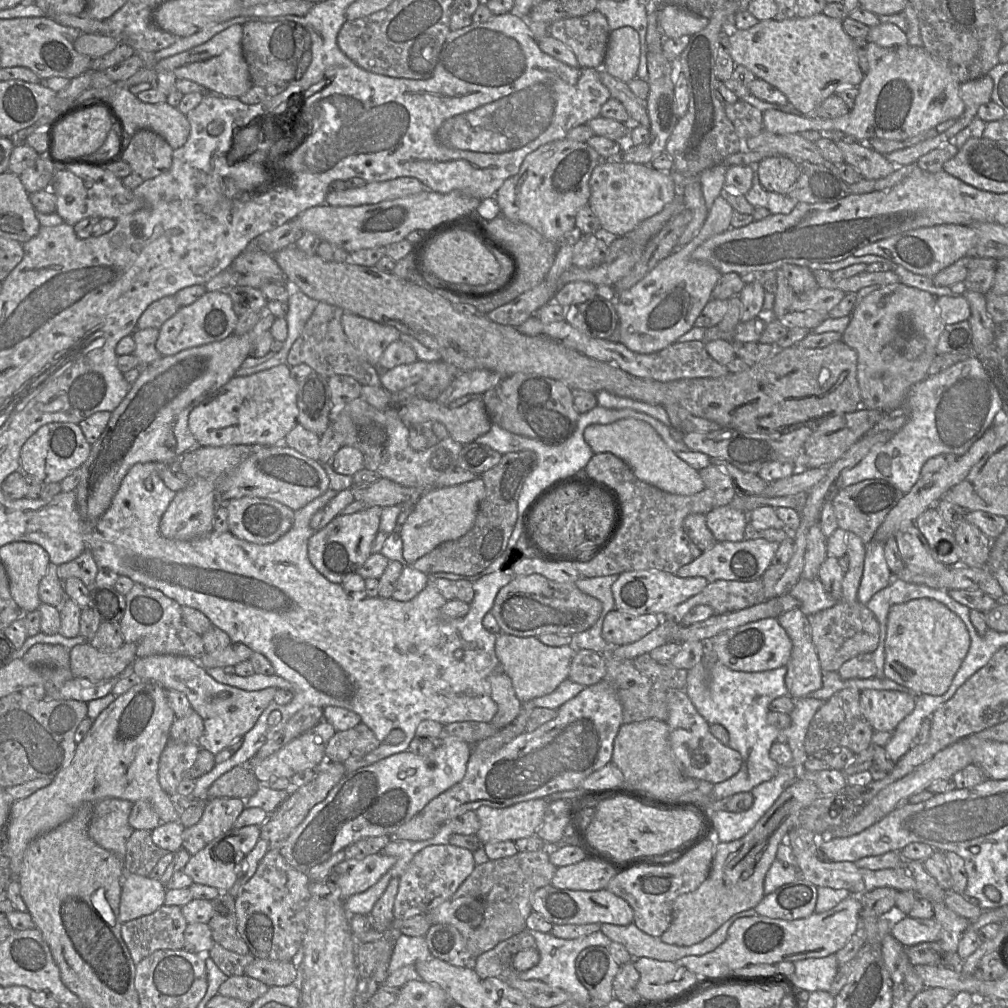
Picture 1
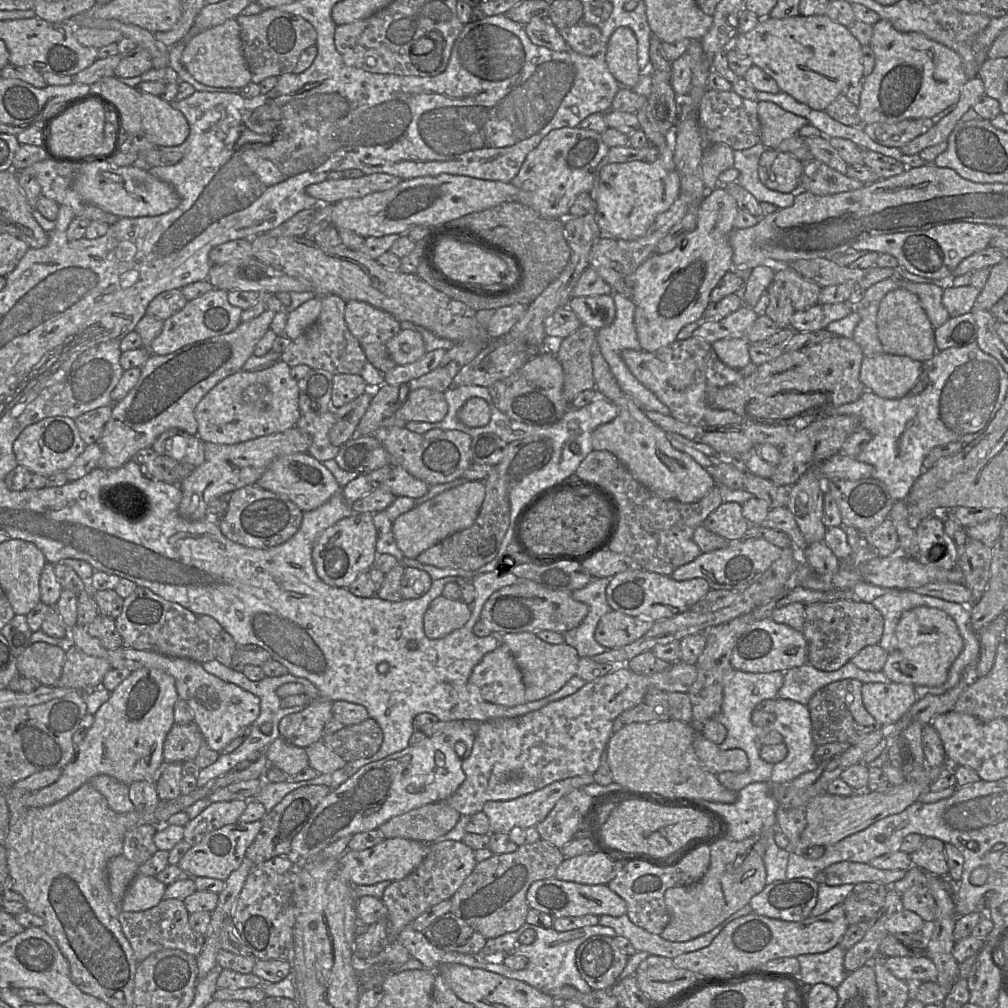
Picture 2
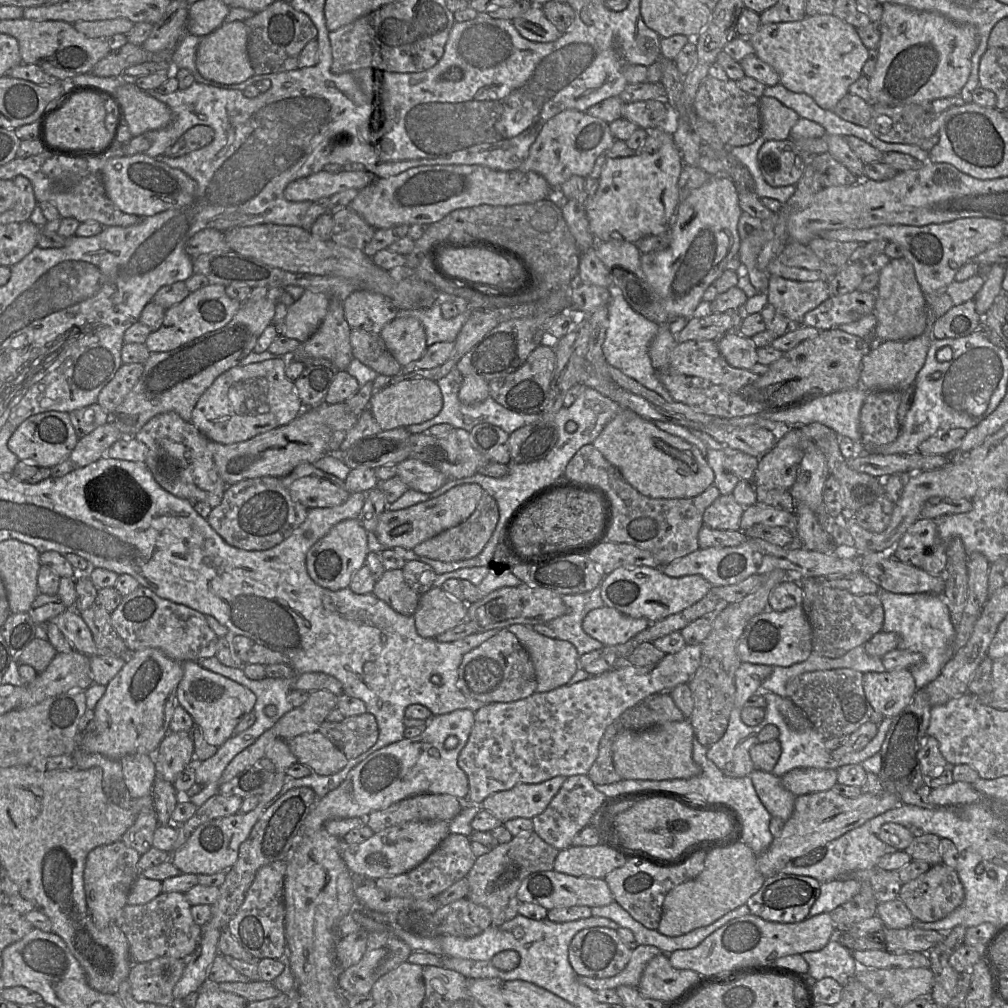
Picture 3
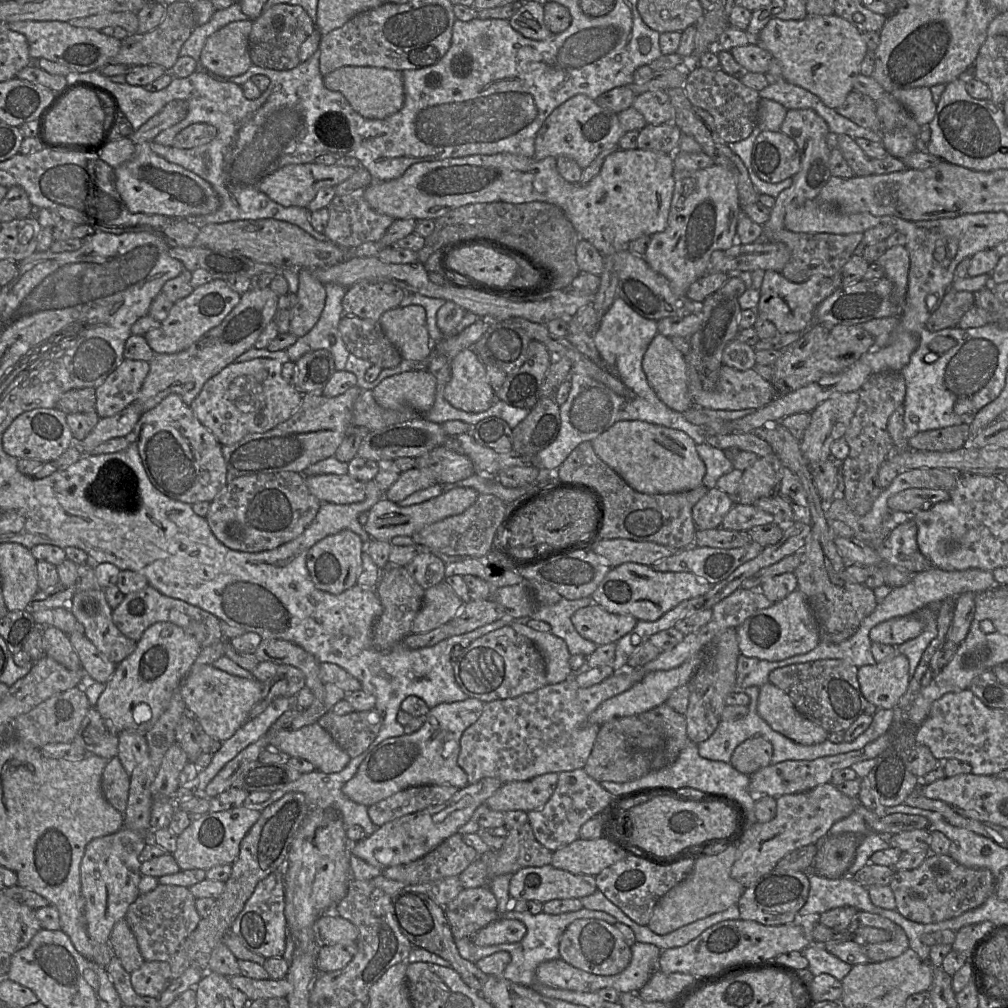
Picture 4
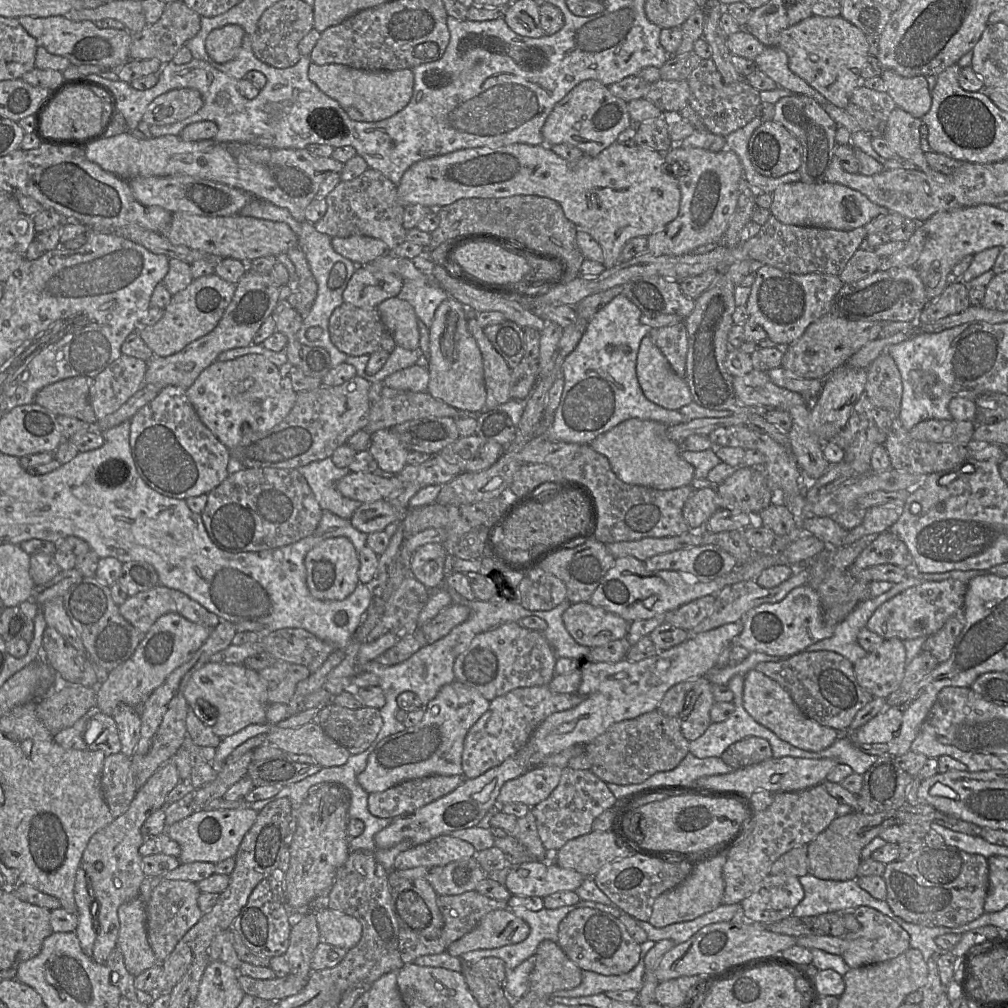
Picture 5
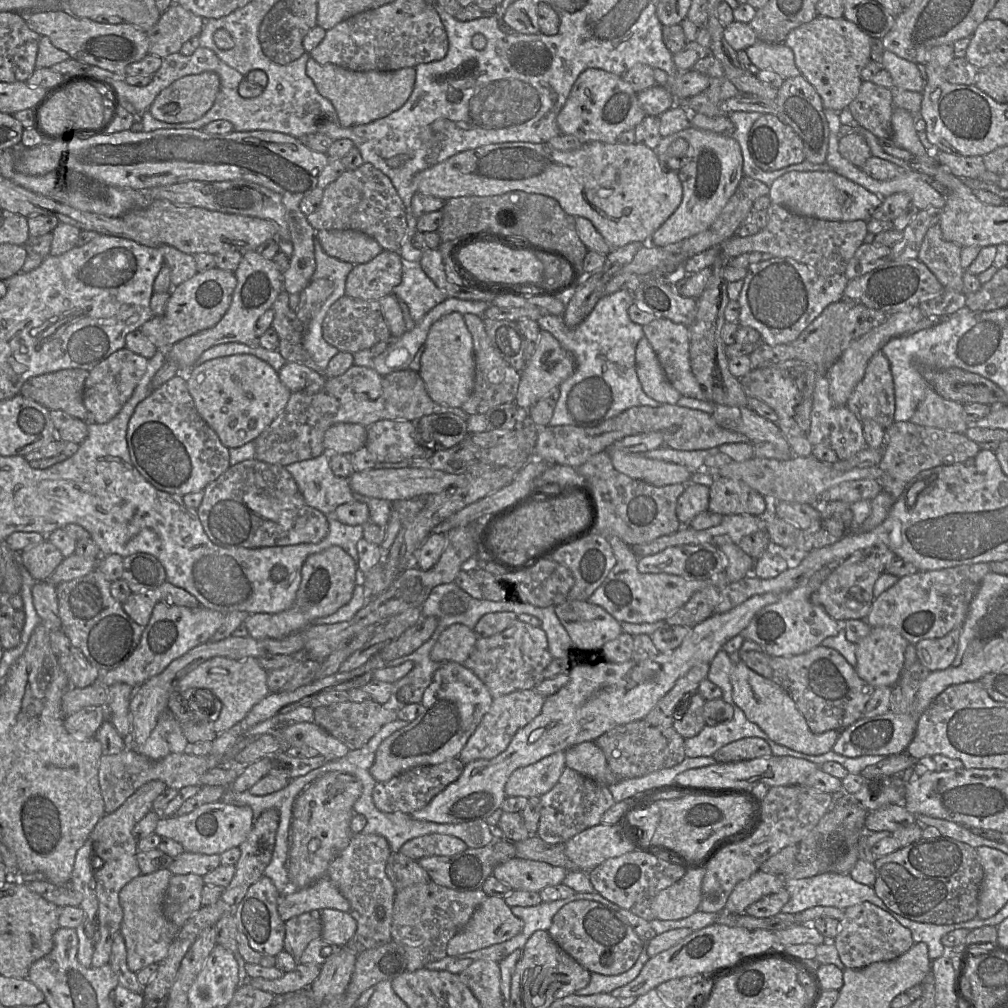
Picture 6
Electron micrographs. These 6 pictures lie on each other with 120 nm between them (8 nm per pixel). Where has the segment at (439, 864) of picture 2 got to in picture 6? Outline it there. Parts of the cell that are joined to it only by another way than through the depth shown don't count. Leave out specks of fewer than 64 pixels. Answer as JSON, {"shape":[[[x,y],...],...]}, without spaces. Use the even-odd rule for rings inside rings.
{"shape":[[[433,833],[407,841],[399,852],[408,858],[419,861],[423,857],[453,856],[467,848],[466,843],[457,837]]]}

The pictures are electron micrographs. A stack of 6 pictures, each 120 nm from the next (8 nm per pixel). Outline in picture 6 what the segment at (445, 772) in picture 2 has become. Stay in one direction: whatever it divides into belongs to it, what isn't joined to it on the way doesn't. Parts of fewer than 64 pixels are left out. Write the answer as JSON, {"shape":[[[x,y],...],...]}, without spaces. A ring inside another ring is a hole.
{"shape":[[[441,664],[423,693],[423,712],[381,742],[376,750],[374,764],[370,768],[371,776],[376,782],[386,782],[411,768],[440,764],[458,757],[488,712],[492,701],[493,697],[485,684],[463,664]]]}

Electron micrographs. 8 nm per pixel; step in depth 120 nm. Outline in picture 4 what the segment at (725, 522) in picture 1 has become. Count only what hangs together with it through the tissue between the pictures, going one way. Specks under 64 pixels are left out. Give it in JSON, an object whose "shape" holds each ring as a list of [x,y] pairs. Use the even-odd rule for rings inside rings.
{"shape":[[[713,488],[701,498],[692,509],[693,522],[697,530],[719,528],[724,517],[736,504],[731,497],[719,488]]]}

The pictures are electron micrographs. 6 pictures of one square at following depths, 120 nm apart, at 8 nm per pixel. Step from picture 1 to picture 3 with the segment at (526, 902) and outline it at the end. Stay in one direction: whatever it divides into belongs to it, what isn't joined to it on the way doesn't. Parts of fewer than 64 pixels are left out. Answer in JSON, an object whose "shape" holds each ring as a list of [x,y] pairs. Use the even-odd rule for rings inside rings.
{"shape":[[[523,831],[503,844],[496,844],[490,851],[476,858],[467,874],[468,898],[473,903],[490,911],[491,926],[500,927],[518,915],[520,901],[517,891],[523,880],[536,872],[554,870],[559,850],[541,839],[534,831]]]}

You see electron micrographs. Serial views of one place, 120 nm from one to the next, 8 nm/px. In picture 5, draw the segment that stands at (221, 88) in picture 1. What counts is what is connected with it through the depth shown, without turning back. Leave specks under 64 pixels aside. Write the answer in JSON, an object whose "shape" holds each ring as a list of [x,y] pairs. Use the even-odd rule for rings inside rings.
{"shape":[[[228,24],[214,29],[206,39],[206,51],[217,63],[234,59],[241,47],[244,29],[237,24]]]}

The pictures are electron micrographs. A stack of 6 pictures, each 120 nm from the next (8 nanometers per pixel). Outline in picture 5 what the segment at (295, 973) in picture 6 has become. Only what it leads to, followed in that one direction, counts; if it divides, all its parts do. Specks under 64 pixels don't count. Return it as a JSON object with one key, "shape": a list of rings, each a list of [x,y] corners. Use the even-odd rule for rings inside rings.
{"shape":[[[295,974],[273,979],[255,979],[246,975],[238,976],[239,984],[245,994],[267,1001],[278,1001],[297,994],[308,982]]]}

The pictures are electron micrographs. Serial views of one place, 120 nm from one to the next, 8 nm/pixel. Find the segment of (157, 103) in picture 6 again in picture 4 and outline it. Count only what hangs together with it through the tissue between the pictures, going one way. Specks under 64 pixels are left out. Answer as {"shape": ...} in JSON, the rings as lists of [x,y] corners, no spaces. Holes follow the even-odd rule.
{"shape":[[[172,100],[160,112],[135,130],[130,135],[130,139],[136,145],[152,142],[160,132],[182,121],[187,113],[188,103],[186,101]]]}

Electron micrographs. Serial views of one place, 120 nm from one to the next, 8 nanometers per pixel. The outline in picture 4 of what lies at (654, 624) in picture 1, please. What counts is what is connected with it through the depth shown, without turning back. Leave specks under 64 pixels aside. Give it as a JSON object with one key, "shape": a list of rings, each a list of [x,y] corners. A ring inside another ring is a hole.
{"shape":[[[596,603],[577,610],[571,621],[583,638],[598,646],[616,643],[638,623],[631,615],[608,612]]]}

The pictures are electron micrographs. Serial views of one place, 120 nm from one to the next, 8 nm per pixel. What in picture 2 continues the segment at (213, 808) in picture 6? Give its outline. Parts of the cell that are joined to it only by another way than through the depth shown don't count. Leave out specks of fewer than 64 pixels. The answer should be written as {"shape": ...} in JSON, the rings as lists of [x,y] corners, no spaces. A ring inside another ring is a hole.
{"shape":[[[261,821],[236,822],[208,833],[192,846],[178,862],[178,867],[191,877],[207,877],[225,881],[242,864],[247,848],[261,829]]]}

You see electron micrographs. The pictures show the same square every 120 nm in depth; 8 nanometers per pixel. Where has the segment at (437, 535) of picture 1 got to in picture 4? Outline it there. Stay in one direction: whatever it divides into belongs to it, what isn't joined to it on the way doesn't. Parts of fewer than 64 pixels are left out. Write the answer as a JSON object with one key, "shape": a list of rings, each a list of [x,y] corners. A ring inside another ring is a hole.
{"shape":[[[456,487],[425,502],[410,506],[398,506],[397,503],[383,497],[369,509],[364,530],[372,539],[382,541],[390,541],[395,536],[411,536],[427,525],[463,513],[475,503],[478,496],[479,493],[473,488]]]}

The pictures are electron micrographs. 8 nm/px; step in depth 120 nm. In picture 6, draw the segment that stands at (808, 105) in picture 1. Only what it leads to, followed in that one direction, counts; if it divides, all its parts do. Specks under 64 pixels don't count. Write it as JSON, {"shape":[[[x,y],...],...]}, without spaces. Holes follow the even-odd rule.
{"shape":[[[817,16],[793,29],[784,43],[794,53],[800,74],[815,88],[824,108],[841,112],[856,98],[863,80],[861,72],[871,61],[871,37],[845,18]]]}

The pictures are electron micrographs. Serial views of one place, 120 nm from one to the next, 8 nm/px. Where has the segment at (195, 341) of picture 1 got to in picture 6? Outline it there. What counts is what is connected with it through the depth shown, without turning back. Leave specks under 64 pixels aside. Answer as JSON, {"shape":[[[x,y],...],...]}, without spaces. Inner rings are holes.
{"shape":[[[218,267],[197,272],[193,277],[173,287],[163,315],[153,316],[139,330],[158,348],[167,351],[180,340],[216,325],[228,310],[237,279],[233,272]]]}

